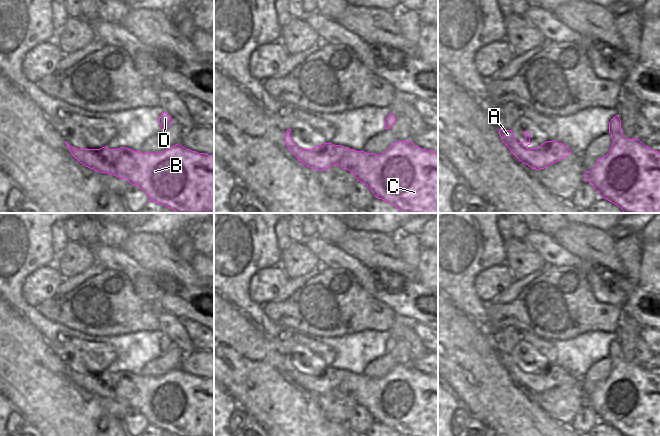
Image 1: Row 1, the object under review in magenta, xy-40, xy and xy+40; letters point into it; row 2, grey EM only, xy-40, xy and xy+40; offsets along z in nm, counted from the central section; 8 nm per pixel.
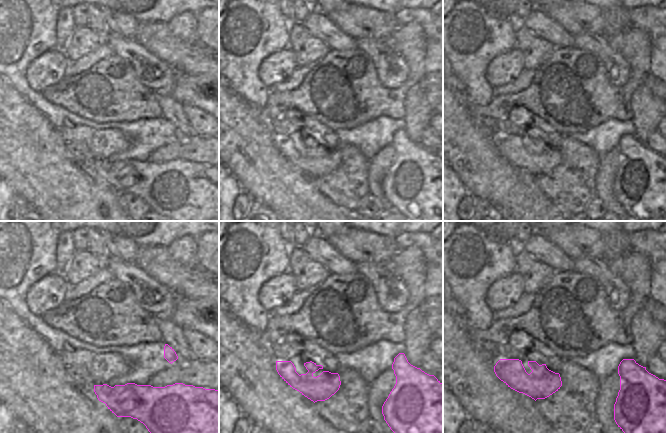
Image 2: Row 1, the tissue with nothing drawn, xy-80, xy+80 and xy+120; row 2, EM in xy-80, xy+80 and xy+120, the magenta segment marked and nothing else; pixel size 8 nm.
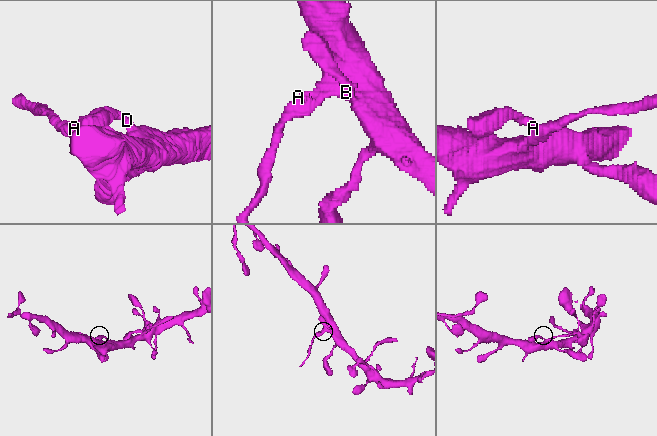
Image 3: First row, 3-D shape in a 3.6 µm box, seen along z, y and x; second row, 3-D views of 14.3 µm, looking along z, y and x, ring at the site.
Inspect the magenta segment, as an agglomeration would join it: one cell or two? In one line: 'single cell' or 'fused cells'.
fused cells

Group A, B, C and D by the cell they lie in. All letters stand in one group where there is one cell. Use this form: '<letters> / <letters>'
A / B C D

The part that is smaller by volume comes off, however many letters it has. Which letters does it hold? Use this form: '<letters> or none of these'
A

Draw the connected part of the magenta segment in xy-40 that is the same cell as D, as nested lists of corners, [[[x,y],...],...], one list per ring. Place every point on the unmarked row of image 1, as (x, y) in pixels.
[[[162,336],[160,342],[159,342],[159,348],[161,350],[162,353],[166,353],[172,346],[172,342],[171,340],[166,337],[166,336]]]

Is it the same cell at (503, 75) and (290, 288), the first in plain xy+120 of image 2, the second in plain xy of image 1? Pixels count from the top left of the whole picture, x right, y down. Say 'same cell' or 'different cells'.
different cells

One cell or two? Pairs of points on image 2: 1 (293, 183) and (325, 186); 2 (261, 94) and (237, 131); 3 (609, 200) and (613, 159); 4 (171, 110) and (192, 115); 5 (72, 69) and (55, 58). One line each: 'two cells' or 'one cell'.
1: two cells
2: two cells
3: one cell
4: two cells
5: two cells

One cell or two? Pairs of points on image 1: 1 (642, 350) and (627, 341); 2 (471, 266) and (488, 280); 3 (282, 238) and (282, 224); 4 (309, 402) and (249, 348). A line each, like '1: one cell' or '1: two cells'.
1: two cells
2: two cells
3: one cell
4: one cell

